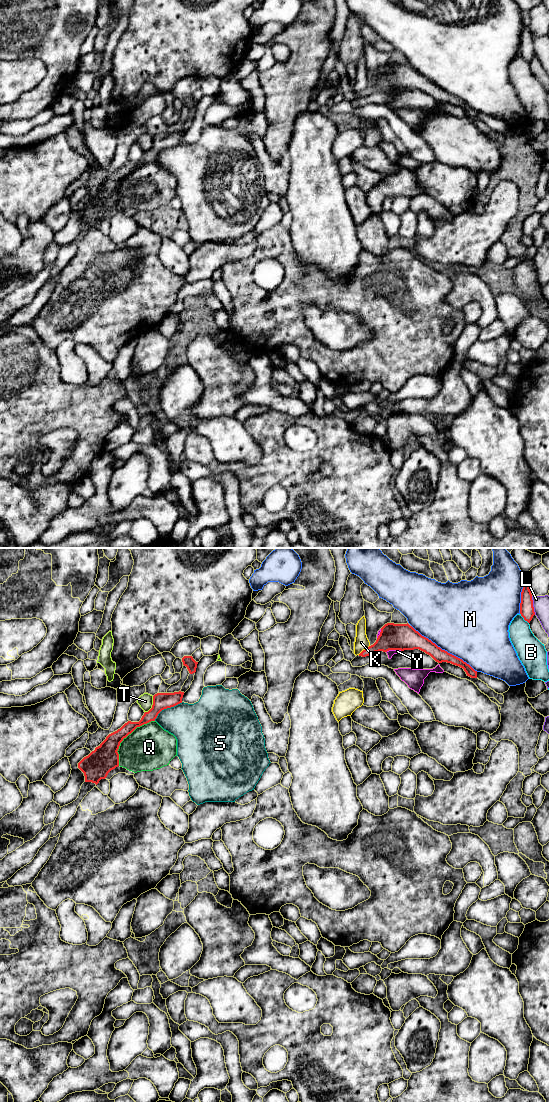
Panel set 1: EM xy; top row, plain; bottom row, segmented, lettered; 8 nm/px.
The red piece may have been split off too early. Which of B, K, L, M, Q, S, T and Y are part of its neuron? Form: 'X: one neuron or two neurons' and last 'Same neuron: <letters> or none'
B: two neurons
K: two neurons
L: two neurons
M: two neurons
Q: two neurons
S: two neurons
T: two neurons
Y: two neurons
Same neuron: none

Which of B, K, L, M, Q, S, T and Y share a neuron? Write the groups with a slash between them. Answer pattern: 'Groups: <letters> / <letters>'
Groups: B / K / L / M / Q / S / T / Y

